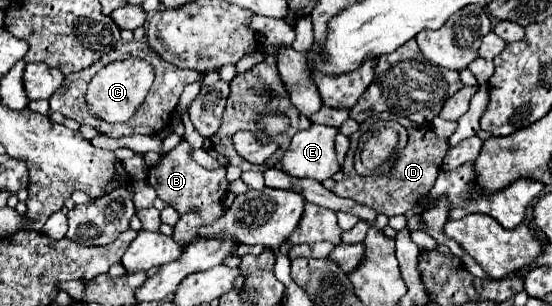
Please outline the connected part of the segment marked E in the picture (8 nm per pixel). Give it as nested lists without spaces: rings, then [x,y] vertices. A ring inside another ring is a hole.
[[[311,125],[305,131],[299,131],[291,137],[291,145],[285,149],[281,157],[281,171],[297,177],[297,179],[315,179],[315,181],[325,181],[333,177],[339,171],[339,163],[335,159],[335,149],[333,149],[333,139],[339,131],[335,127],[327,125]]]

